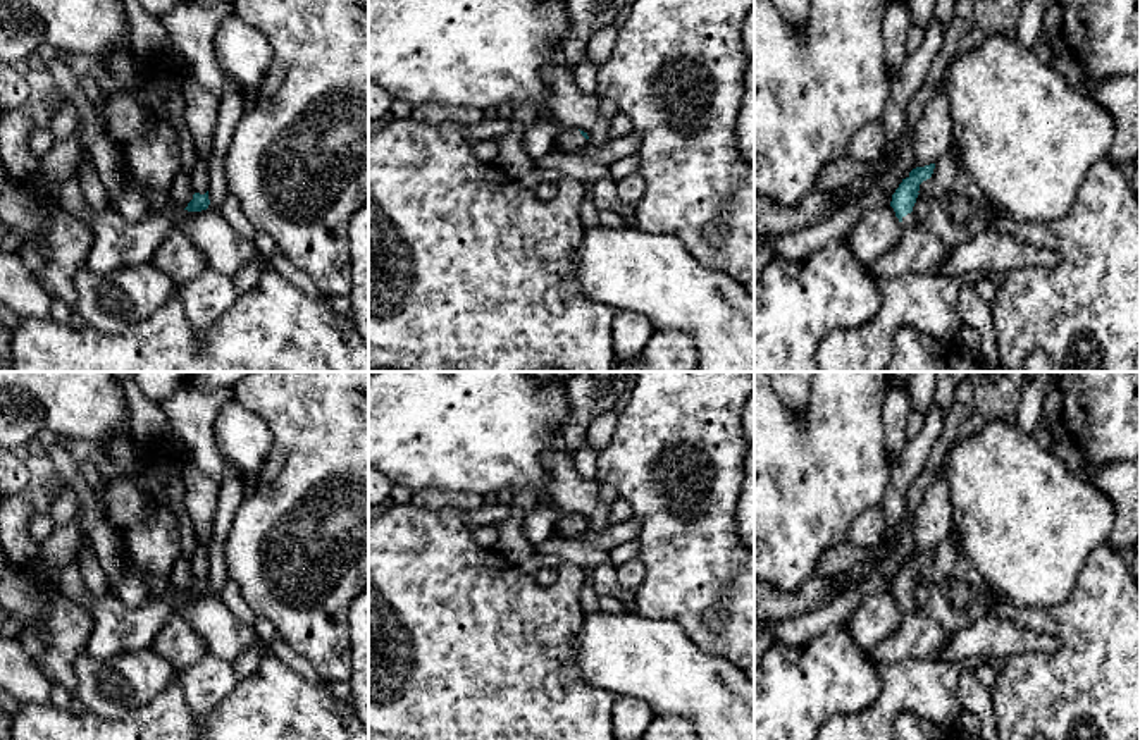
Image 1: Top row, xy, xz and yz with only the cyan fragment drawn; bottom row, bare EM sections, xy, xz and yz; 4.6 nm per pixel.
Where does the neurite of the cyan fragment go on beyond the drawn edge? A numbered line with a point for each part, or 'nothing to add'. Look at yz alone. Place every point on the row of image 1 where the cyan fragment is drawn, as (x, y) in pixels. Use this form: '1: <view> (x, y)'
1: yz (918, 250)

